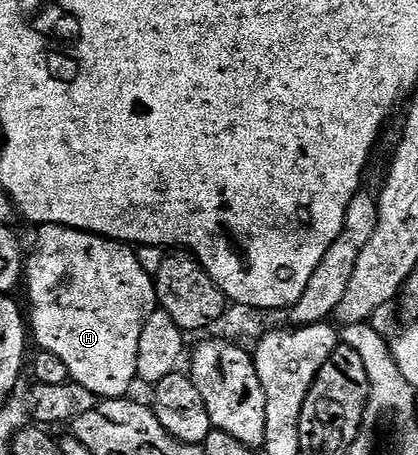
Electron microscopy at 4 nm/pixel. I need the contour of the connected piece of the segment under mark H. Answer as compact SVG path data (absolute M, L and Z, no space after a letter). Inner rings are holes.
M42 225L36 230L37 242L33 245L33 250L29 253L29 309L27 305L27 317L31 322L31 337L38 341L40 348L52 355L57 355L59 358L63 359L64 363L67 365L67 371L69 372L70 378L72 380L79 382L83 387L87 387L87 391L91 391L99 399L121 399L126 396L125 393L128 391L132 385L135 385L137 381L137 360L139 359L139 335L143 331L143 323L145 318L149 316L150 313L154 312L158 308L157 303L157 287L154 278L147 275L147 271L143 271L143 267L139 267L139 259L137 258L136 252L130 246L119 242L110 241L107 237L98 237L96 233L84 233L78 229L68 229L62 225Z

